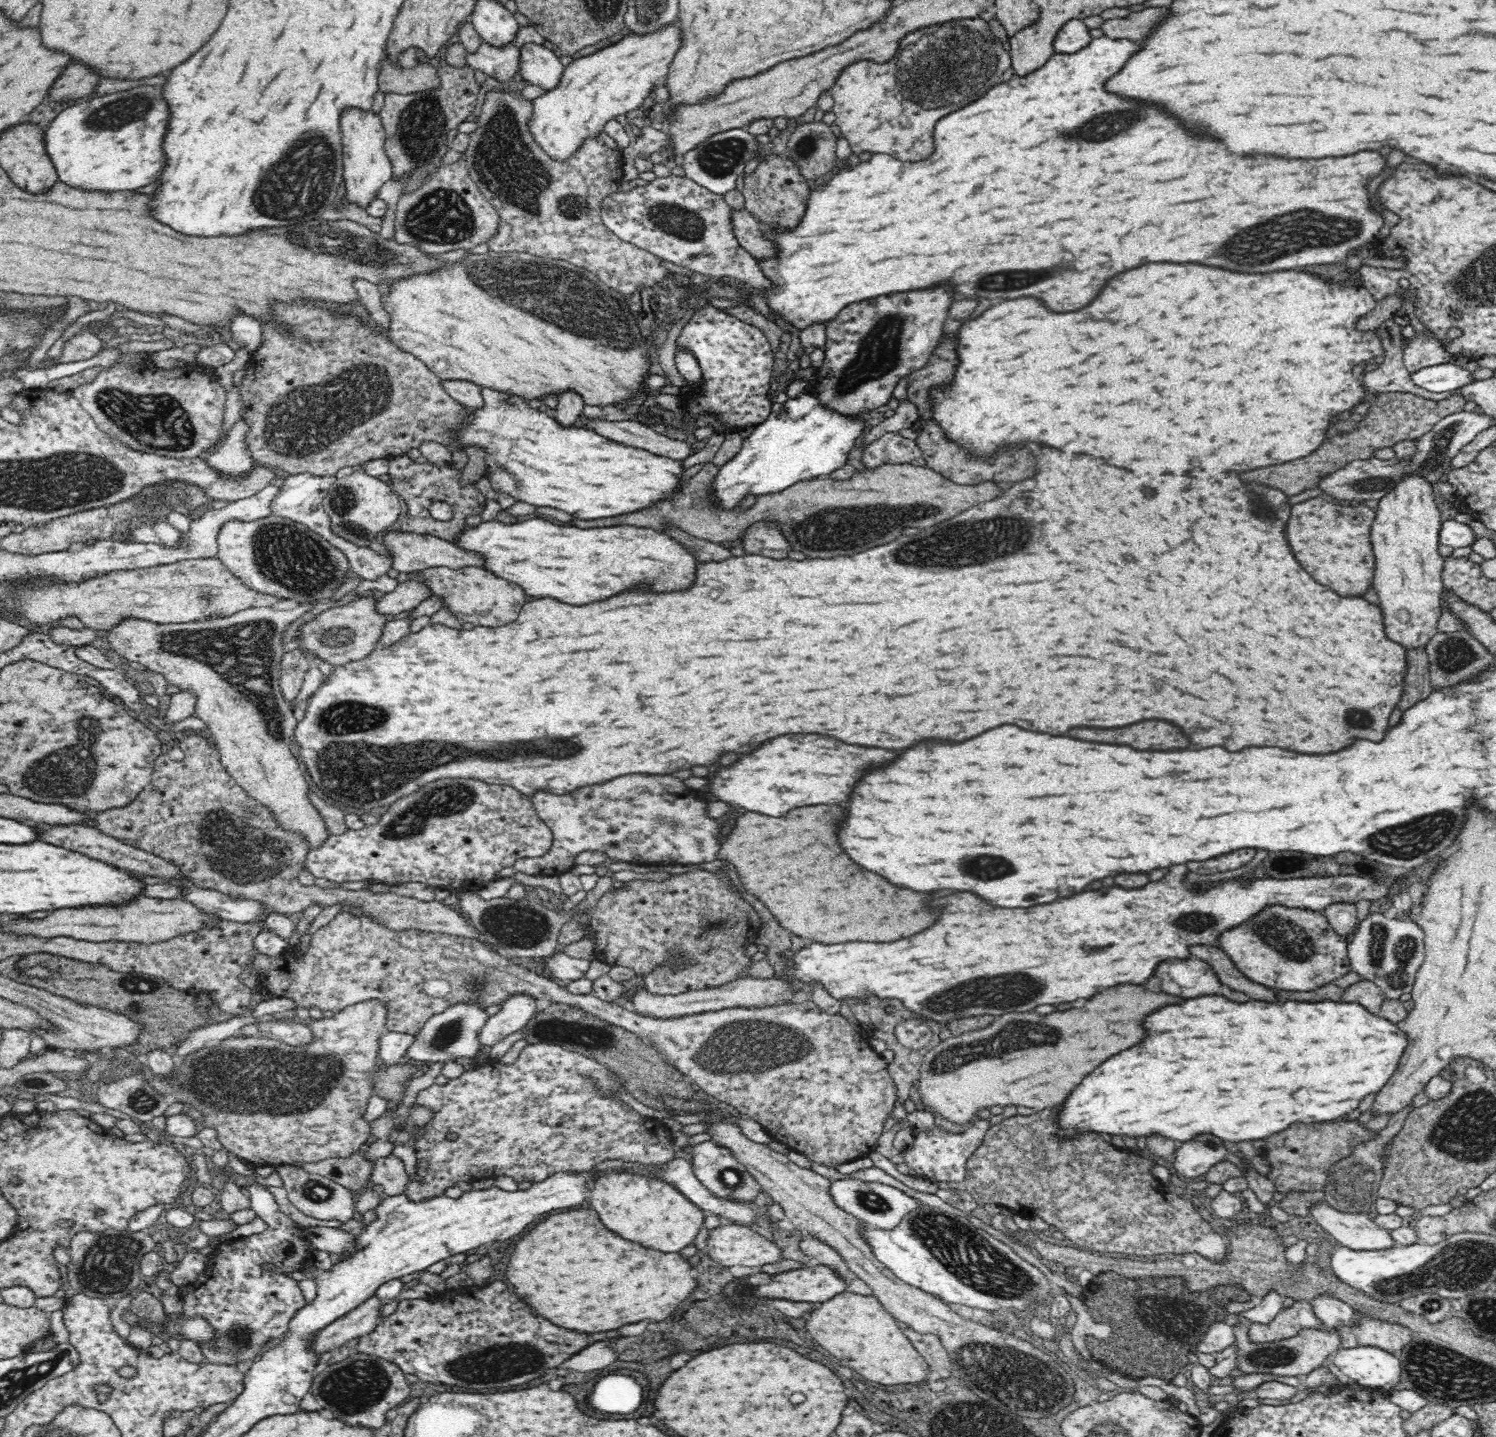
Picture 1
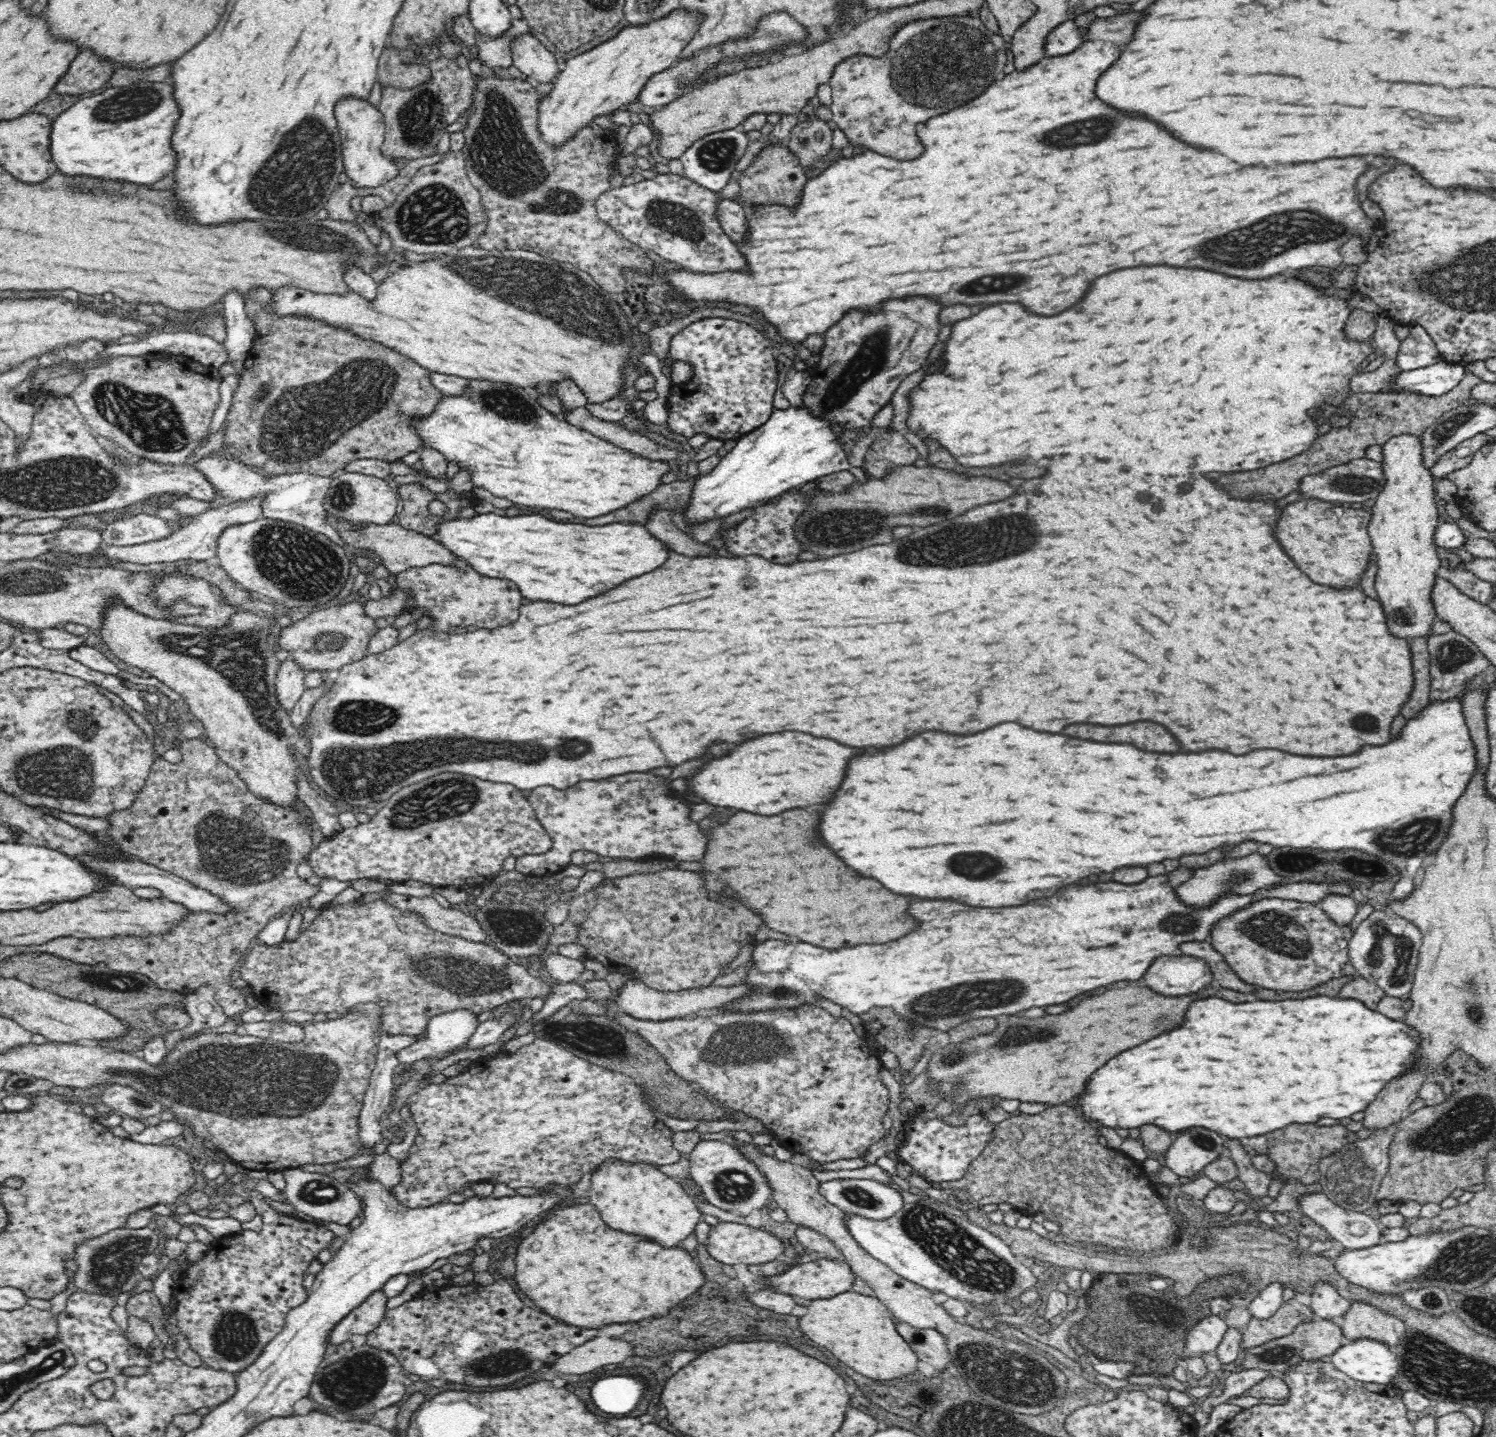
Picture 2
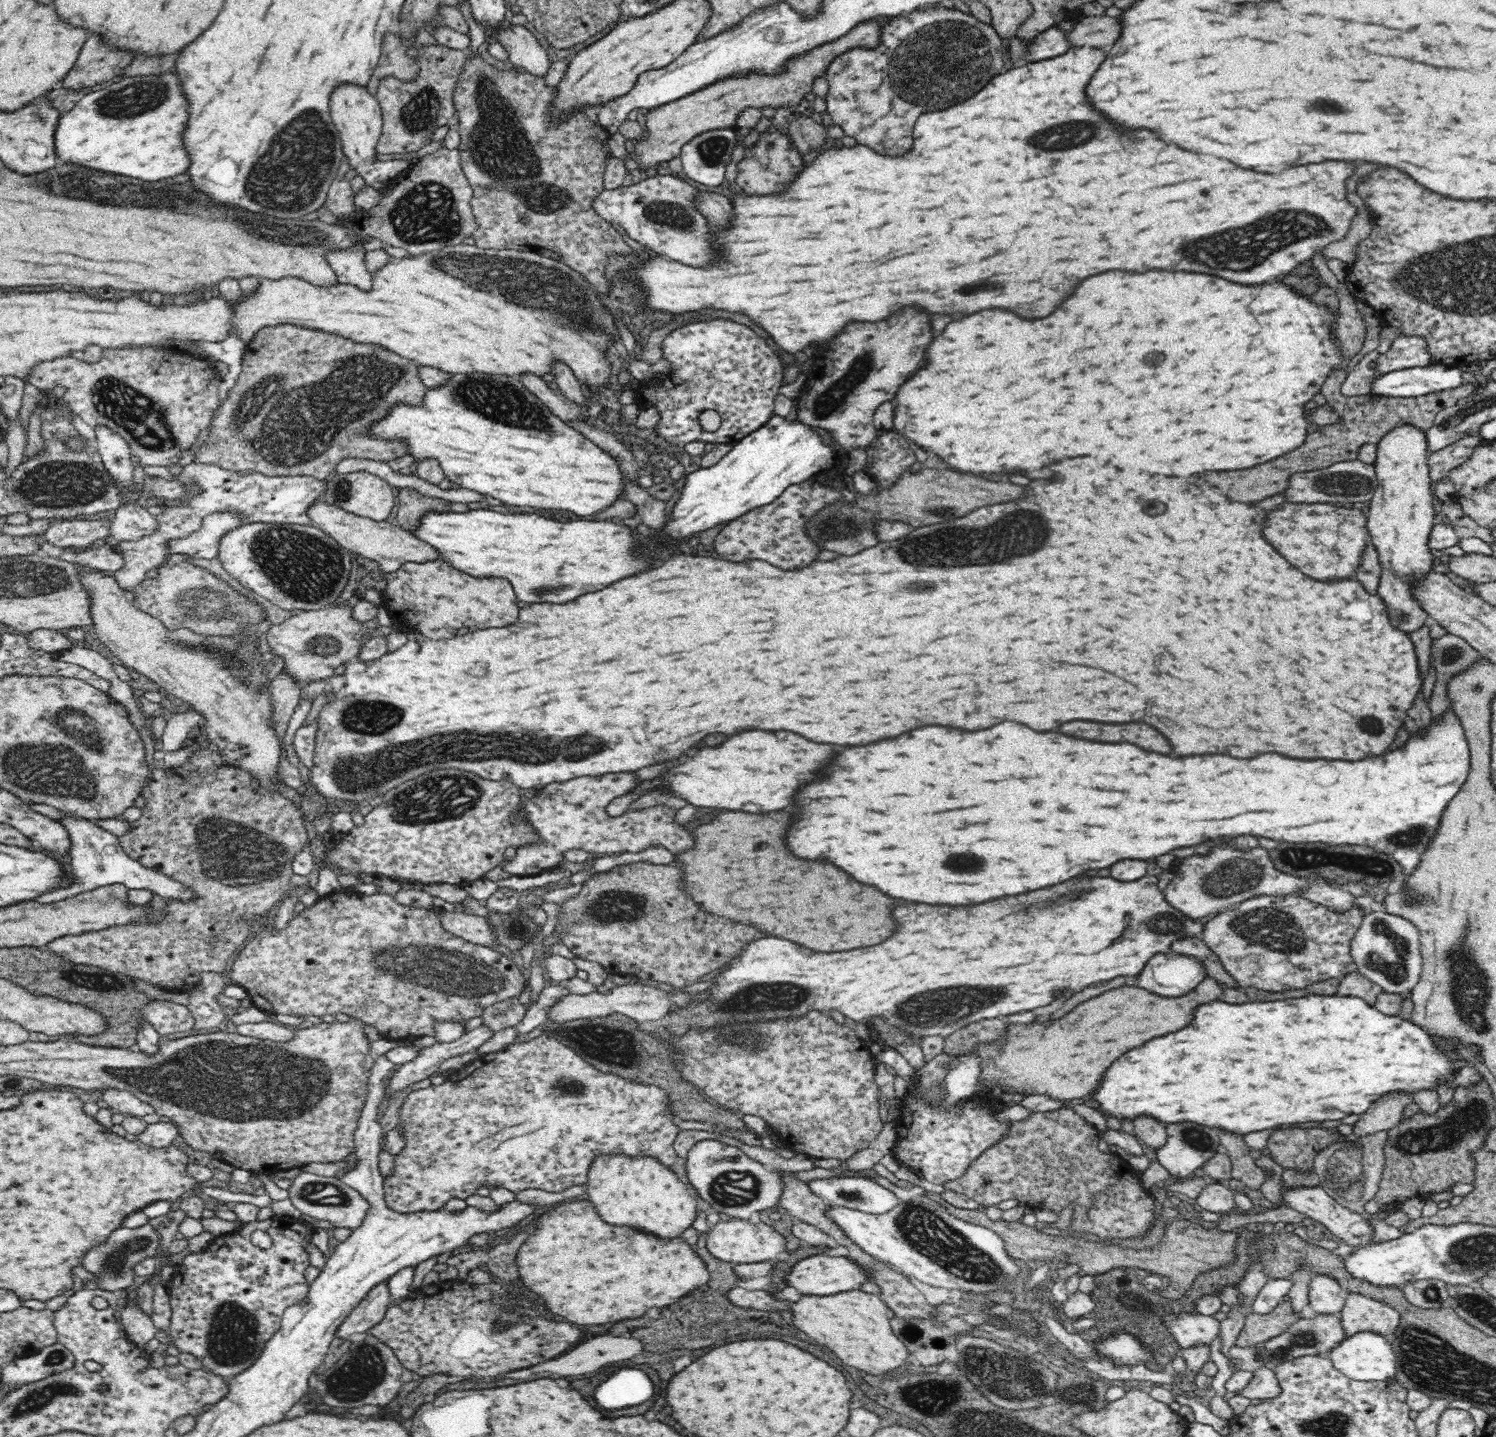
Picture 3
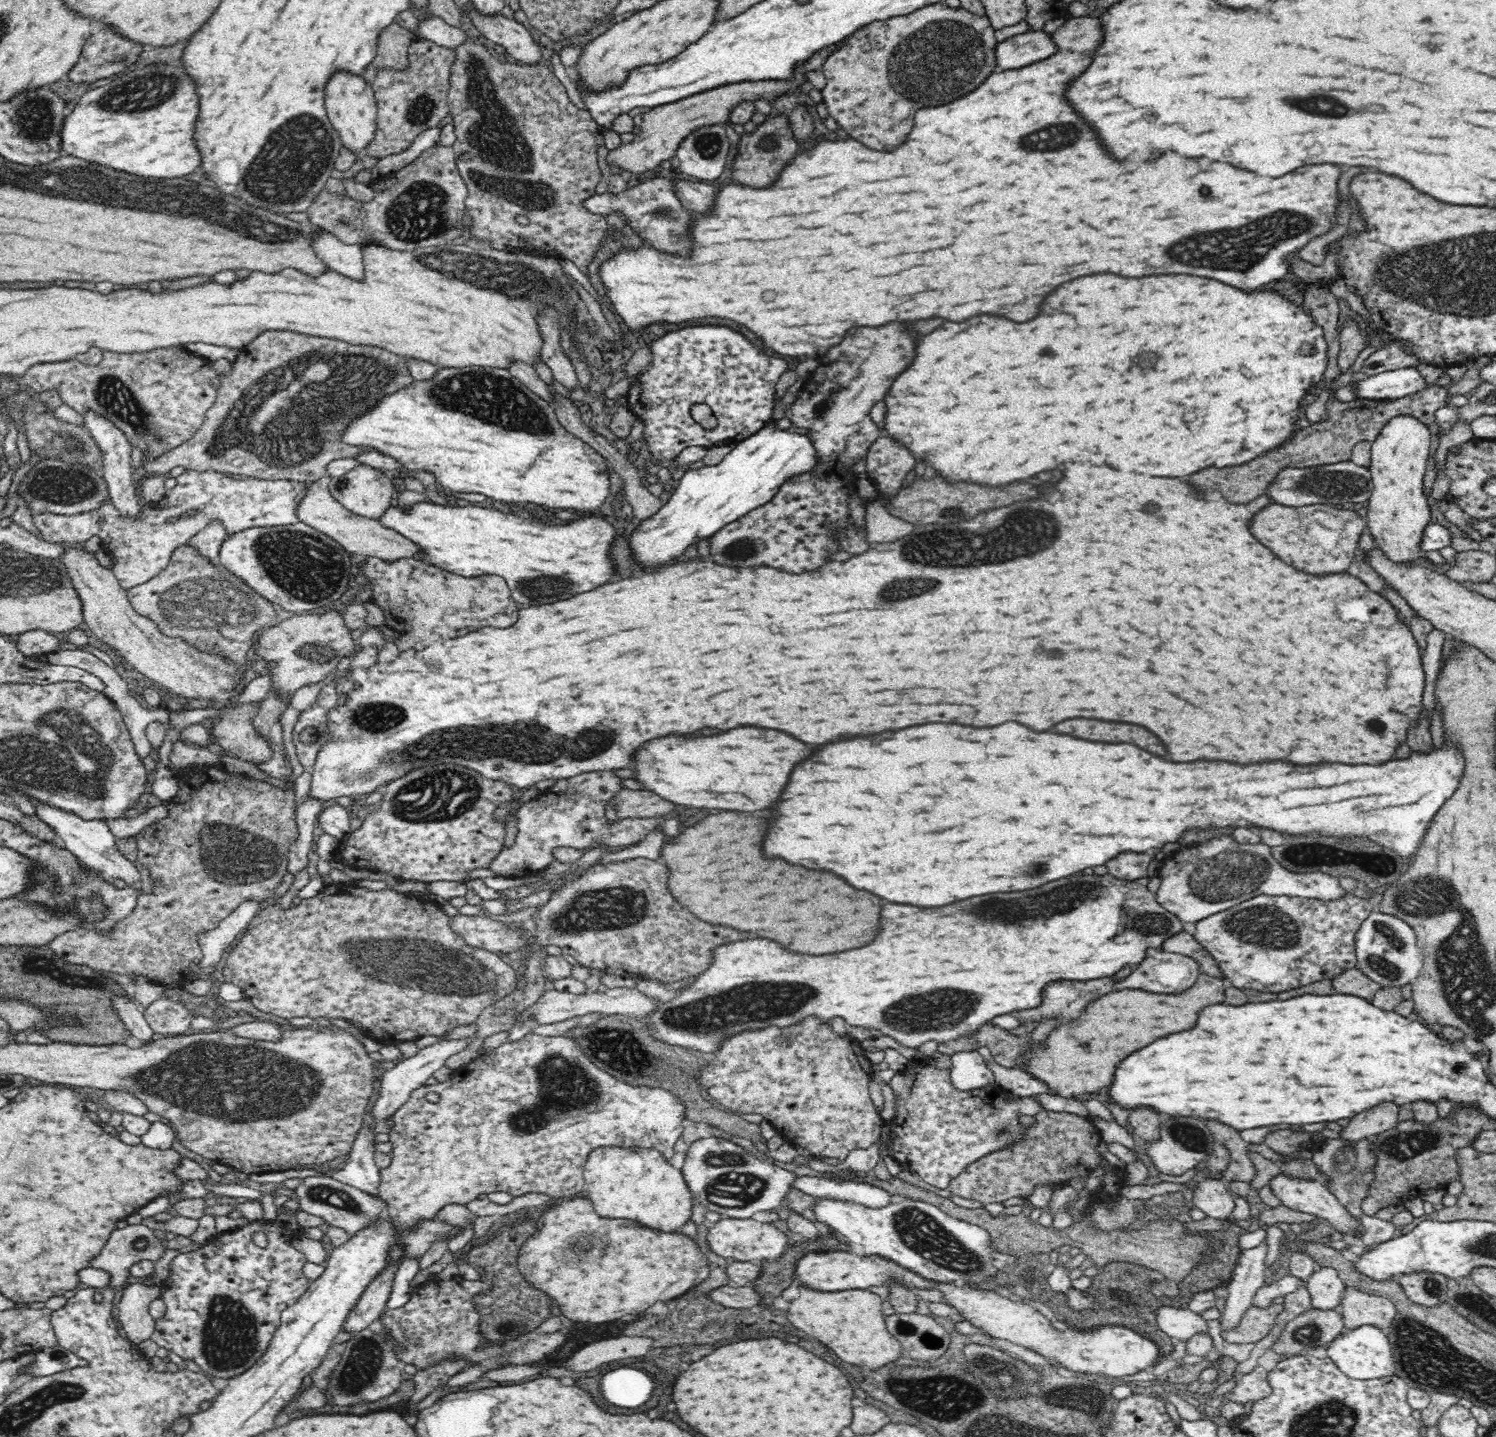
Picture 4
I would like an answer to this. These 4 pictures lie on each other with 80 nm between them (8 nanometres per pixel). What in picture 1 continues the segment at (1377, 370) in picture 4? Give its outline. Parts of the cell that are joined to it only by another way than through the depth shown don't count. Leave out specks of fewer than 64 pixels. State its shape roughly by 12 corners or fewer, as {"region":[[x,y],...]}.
{"region":[[1416,318],[1402,346],[1408,372],[1450,362],[1450,353]]}

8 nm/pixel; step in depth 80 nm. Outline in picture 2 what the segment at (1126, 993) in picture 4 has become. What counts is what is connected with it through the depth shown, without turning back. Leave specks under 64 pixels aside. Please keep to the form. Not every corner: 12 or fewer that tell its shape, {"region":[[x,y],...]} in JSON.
{"region":[[1114,988],[998,1018],[935,1052],[954,1112],[984,1096],[1062,1105],[1120,1052],[1214,996]]}

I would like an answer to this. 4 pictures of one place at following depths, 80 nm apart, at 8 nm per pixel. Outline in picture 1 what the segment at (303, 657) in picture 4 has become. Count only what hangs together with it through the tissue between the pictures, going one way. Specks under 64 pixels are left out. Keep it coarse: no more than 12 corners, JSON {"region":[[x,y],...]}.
{"region":[[376,598],[329,608],[299,627],[303,656],[334,667],[373,652],[387,623]]}

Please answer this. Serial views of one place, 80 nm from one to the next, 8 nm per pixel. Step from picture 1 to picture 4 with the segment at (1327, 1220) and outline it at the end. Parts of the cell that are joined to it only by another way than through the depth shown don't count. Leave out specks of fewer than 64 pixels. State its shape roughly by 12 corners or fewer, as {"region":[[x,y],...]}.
{"region":[[1280,1172],[1269,1180],[1288,1210],[1328,1220],[1338,1232],[1358,1232],[1346,1211],[1320,1179]]}

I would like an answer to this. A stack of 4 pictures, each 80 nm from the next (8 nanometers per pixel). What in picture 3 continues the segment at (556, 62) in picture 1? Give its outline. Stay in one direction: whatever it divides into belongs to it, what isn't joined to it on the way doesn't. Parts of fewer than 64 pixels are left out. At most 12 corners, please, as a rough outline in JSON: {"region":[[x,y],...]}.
{"region":[[500,22],[491,31],[514,67],[546,76],[551,63],[524,25]]}

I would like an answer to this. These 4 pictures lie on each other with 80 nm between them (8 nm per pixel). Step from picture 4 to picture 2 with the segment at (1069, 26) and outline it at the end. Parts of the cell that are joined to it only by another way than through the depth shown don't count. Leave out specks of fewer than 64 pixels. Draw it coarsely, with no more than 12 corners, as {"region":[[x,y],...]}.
{"region":[[1140,14],[1096,18],[1086,40],[1126,44]]}

